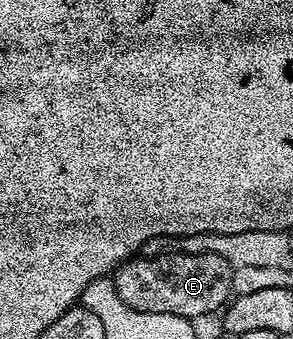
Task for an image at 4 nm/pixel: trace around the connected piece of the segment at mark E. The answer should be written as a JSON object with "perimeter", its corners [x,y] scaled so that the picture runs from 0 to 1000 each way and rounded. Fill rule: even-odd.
{"perimeter":[[[590,735],[587,749],[532,749],[522,761],[478,761],[491,755],[454,755],[423,773],[416,782],[396,788],[389,805],[379,811],[382,835],[396,844],[396,858],[403,873],[420,885],[433,903],[457,909],[471,920],[488,926],[543,926],[549,932],[570,932],[577,926],[577,941],[587,944],[669,944],[655,938],[683,938],[693,926],[724,926],[747,917],[754,909],[778,900],[785,882],[795,876],[799,858],[792,850],[792,794],[785,779],[754,749],[720,749],[717,743],[689,743],[686,749],[642,749],[628,737]]]}

